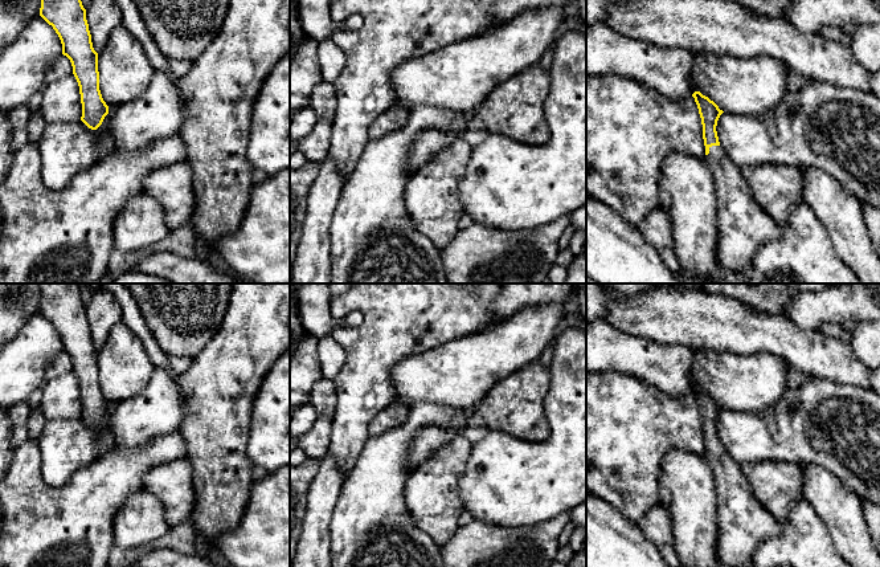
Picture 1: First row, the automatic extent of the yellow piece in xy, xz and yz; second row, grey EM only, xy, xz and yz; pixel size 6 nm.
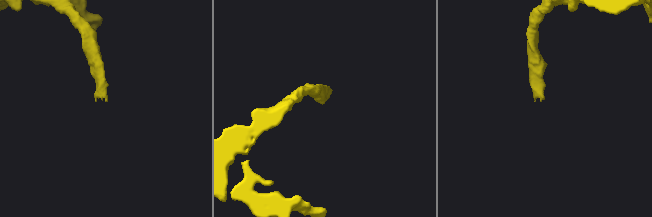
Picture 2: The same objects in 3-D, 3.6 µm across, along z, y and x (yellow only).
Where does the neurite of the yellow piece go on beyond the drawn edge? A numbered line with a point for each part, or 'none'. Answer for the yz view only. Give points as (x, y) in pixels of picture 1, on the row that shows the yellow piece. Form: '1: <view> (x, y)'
1: yz (744, 227)

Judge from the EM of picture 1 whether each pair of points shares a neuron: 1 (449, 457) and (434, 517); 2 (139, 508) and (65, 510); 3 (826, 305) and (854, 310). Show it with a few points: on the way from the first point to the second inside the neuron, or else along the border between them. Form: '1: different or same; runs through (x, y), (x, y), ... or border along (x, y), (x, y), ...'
1: same; runs through (442, 472), (434, 485), (434, 502)
2: different; border along (143, 489), (134, 493), (118, 510), (113, 539)
3: same; runs through (833, 305), (847, 305)

